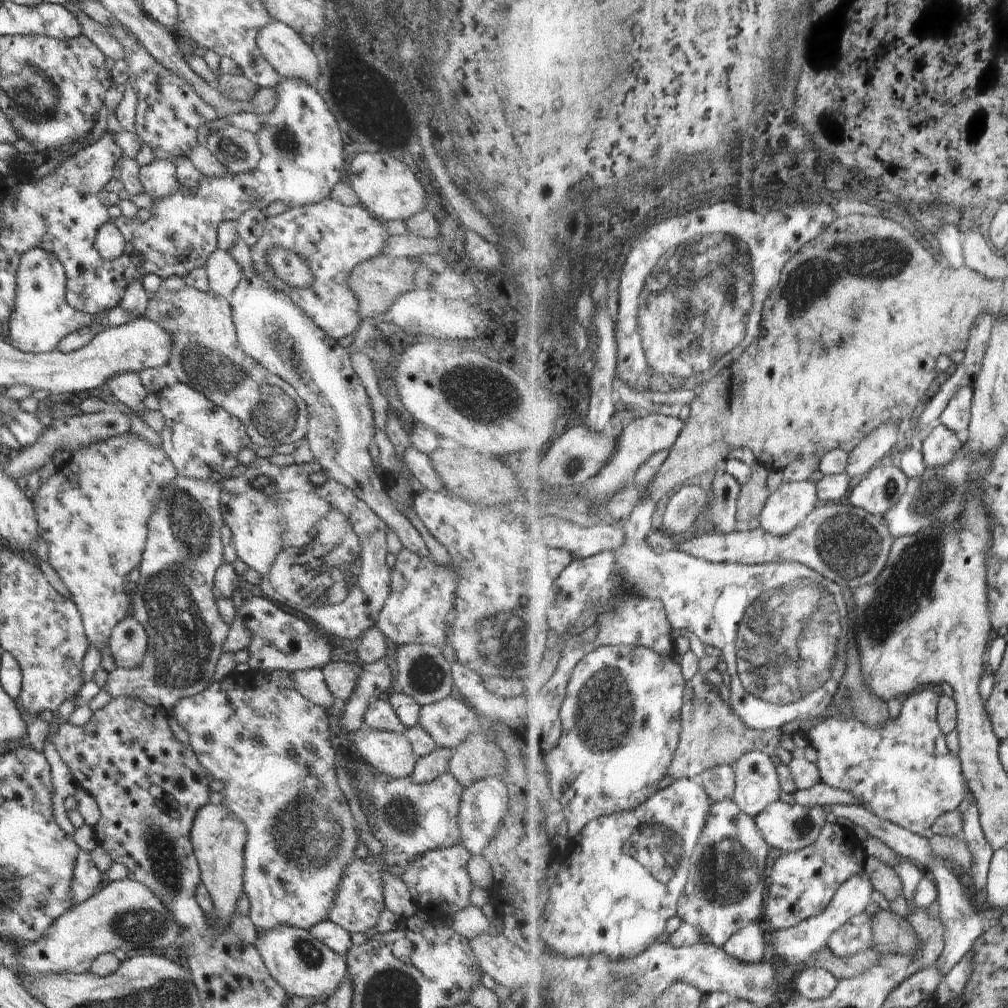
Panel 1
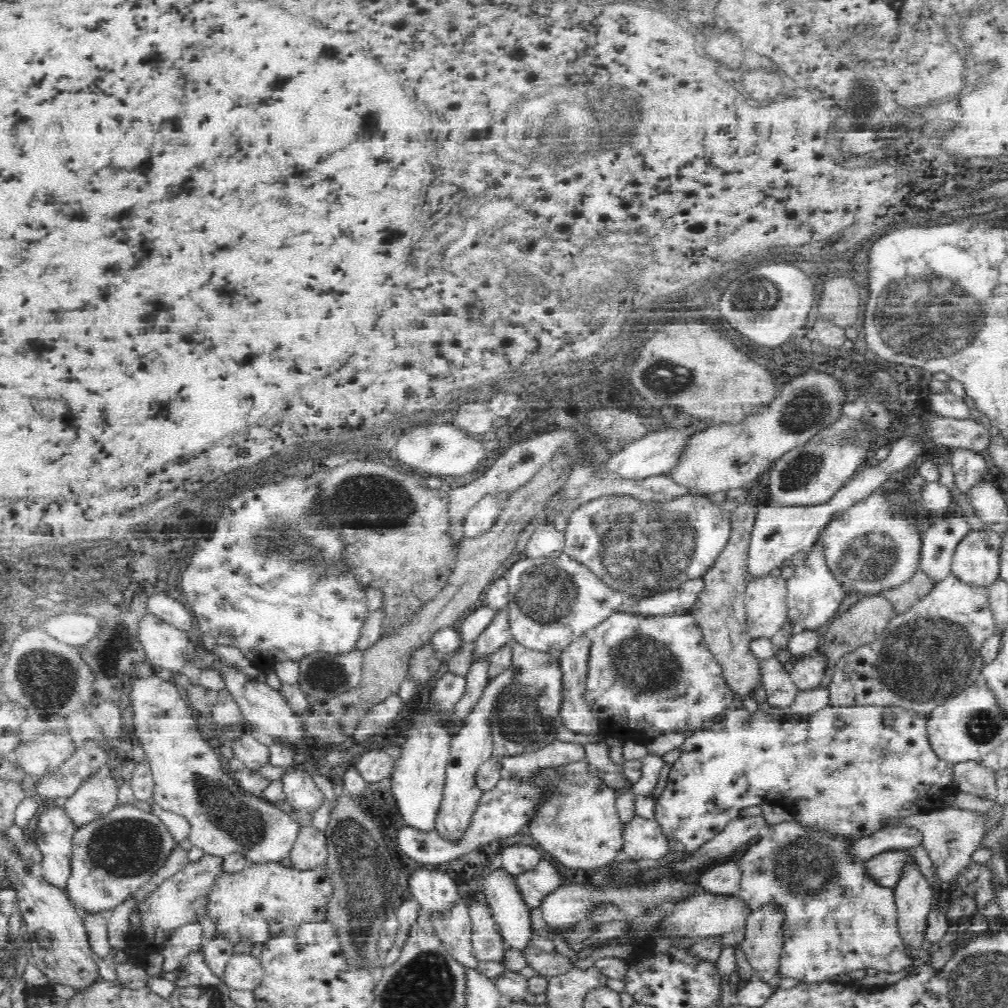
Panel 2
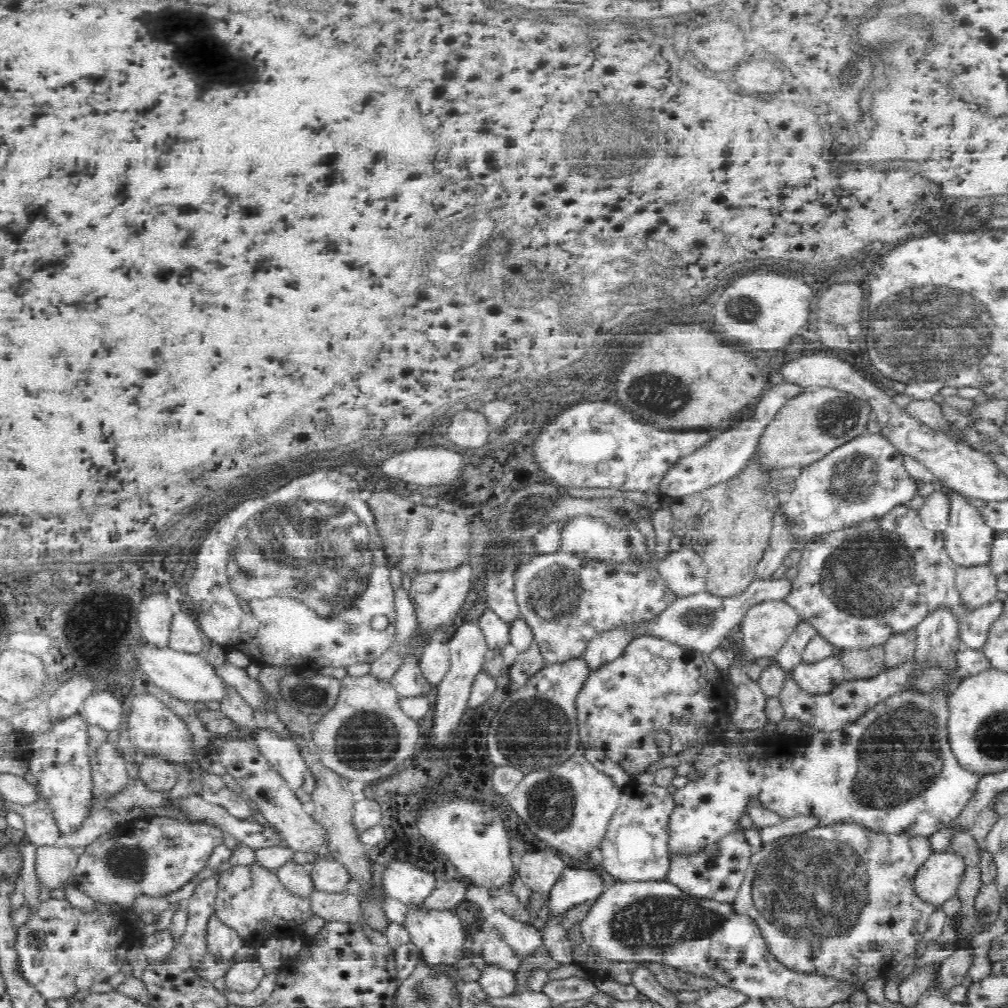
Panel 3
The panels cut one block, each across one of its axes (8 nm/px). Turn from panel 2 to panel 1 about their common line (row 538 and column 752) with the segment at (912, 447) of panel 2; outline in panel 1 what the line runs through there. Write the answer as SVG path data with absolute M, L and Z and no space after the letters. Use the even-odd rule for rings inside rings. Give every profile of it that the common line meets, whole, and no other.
M752 751L736 764L737 787L733 799L752 818L780 800L780 776L776 762L764 751Z

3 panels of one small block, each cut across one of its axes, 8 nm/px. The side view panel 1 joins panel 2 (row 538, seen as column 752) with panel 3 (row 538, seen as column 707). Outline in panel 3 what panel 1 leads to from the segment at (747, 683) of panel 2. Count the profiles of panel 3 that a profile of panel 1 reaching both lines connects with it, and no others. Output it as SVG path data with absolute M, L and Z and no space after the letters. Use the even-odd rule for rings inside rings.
M756 451L749 460L748 466L734 478L711 486L704 492L677 498L669 506L673 514L673 532L676 538L680 540L683 547L688 547L695 552L707 568L708 593L720 597L740 595L753 582L754 571L765 552L769 550L774 520L784 505L781 499L782 491L777 486L782 478L794 481L794 477L782 475L780 469L766 467L762 463L762 453Z

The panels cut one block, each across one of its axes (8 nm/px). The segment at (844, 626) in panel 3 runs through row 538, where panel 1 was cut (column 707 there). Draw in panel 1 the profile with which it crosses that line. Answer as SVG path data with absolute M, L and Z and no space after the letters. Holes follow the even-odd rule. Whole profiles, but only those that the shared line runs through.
M732 798L714 802L712 814L706 825L704 838L691 858L689 884L685 888L685 896L680 902L678 916L688 924L697 926L705 937L705 942L725 947L730 939L745 929L750 922L756 922L764 906L767 906L766 870L768 870L768 854L770 843L758 826L757 819L752 818Z

